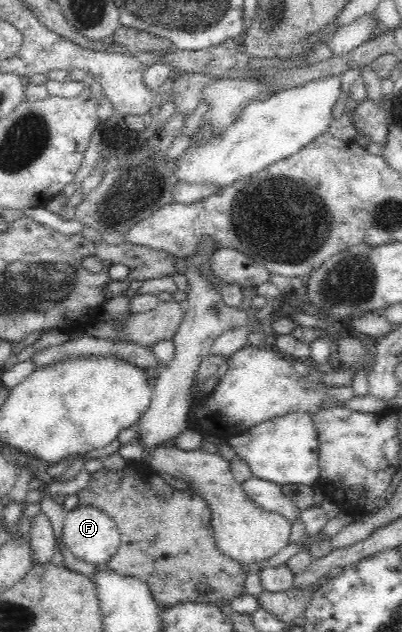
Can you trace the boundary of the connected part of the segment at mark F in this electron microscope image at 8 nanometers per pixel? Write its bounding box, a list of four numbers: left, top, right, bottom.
[62,506,122,565]

